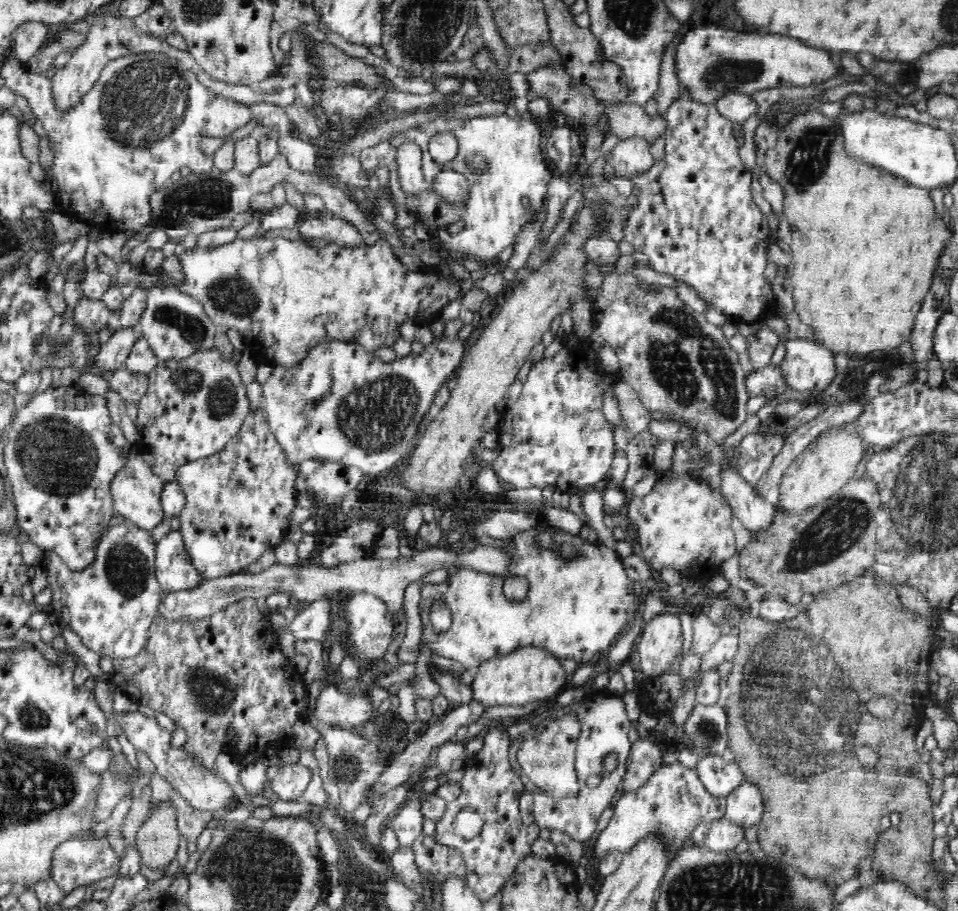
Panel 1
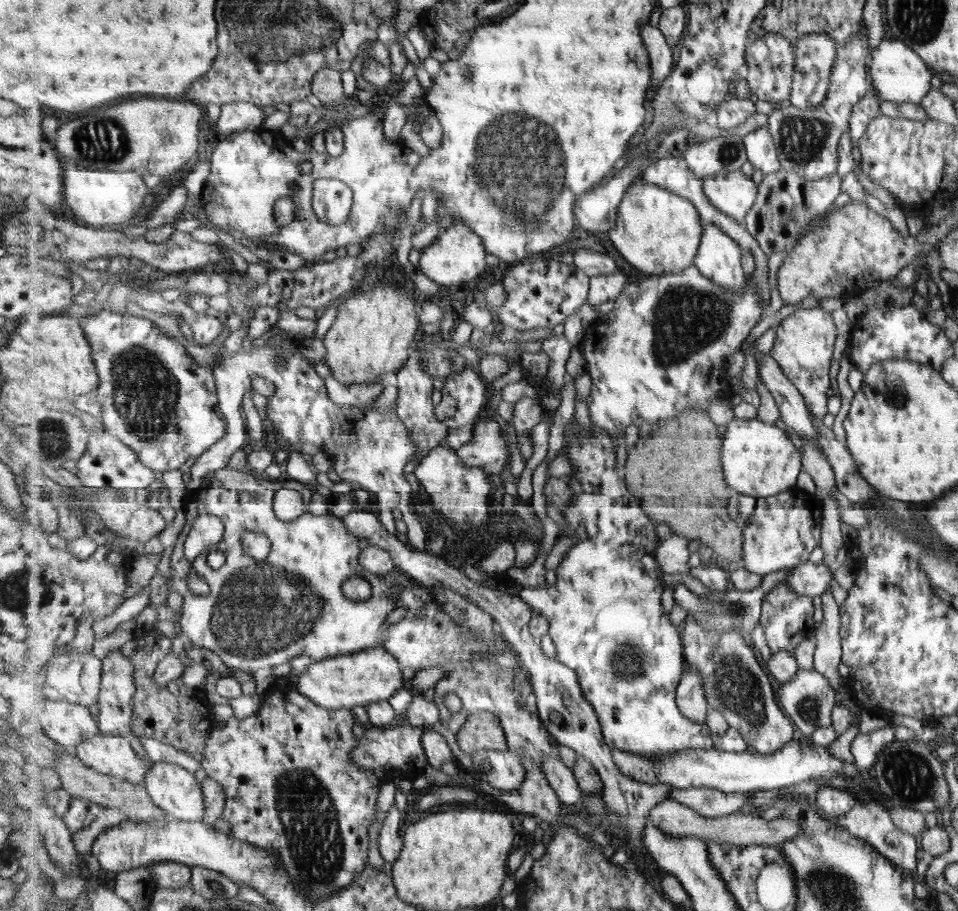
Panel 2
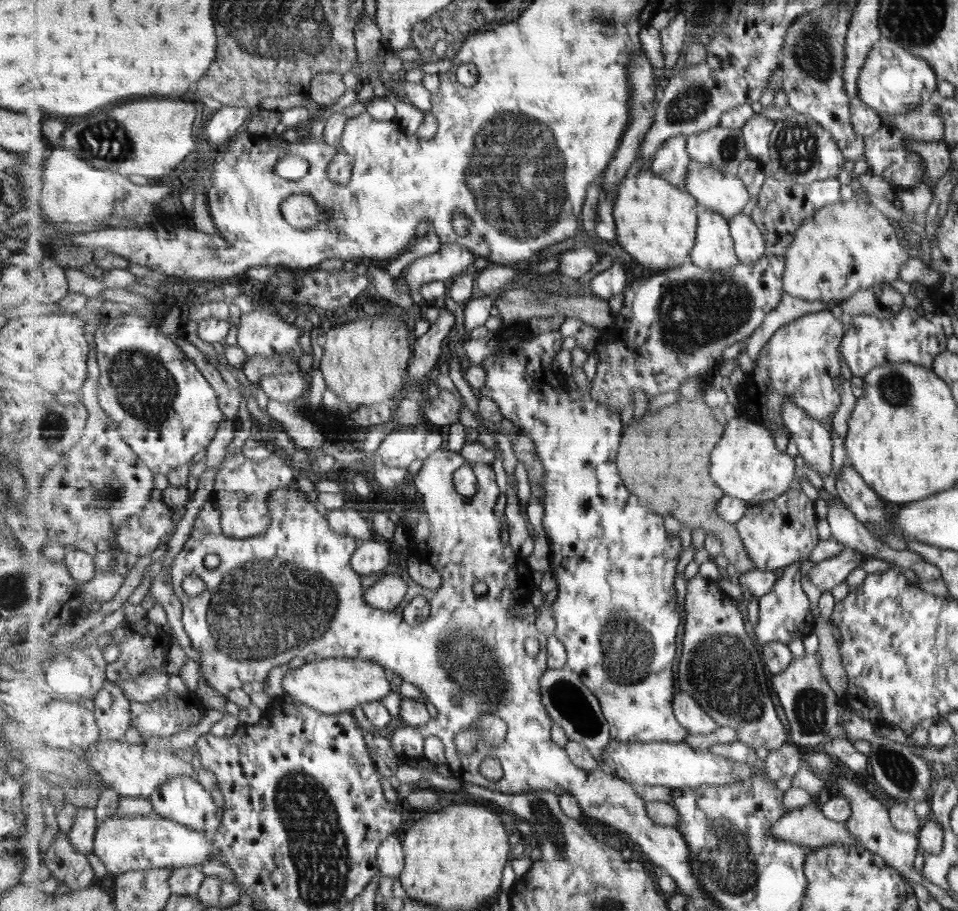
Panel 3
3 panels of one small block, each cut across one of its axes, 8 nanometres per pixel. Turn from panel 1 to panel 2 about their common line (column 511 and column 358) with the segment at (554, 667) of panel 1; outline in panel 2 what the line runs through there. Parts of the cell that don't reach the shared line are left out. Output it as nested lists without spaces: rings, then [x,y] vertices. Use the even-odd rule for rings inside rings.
[[[377,646],[377,648],[361,650],[360,653],[313,661],[305,671],[297,674],[290,673],[286,680],[289,680],[289,684],[296,687],[301,694],[305,694],[307,698],[311,698],[313,702],[317,703],[317,706],[323,706],[330,711],[351,710],[355,706],[365,708],[368,704],[377,701],[388,701],[398,690],[405,688],[407,681],[401,674],[401,668],[399,660],[385,646]]]

